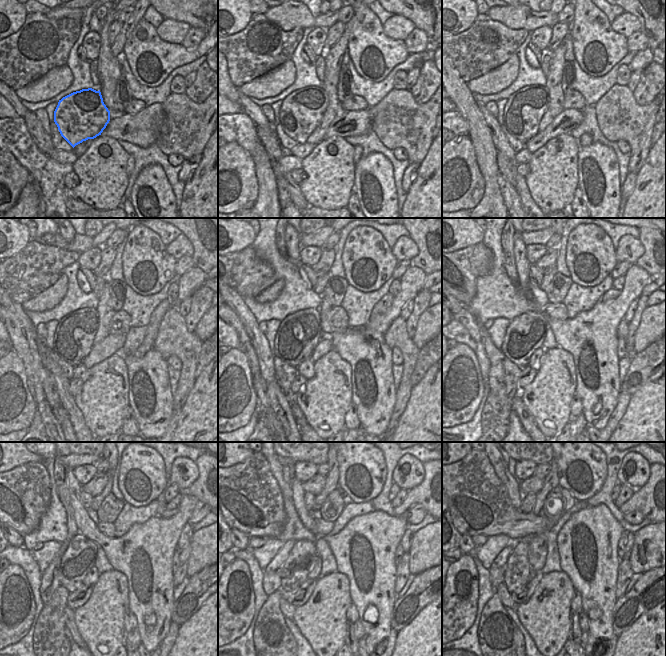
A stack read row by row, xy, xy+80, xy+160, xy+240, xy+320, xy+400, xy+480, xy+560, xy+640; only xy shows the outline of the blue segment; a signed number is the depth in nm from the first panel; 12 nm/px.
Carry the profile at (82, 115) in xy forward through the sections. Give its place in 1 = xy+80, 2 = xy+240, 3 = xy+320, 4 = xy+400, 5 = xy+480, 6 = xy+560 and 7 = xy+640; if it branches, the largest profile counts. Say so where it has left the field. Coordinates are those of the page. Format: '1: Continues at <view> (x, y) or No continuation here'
1: Continues at xy+80 (300, 113)
2: Continues at xy+240 (74, 336)
3: Continues at xy+320 (298, 335)
4: Continues at xy+400 (525, 334)
5: Continues at xy+480 (79, 557)
6: Continues at xy+560 (303, 555)
7: Continues at xy+640 (518, 569).

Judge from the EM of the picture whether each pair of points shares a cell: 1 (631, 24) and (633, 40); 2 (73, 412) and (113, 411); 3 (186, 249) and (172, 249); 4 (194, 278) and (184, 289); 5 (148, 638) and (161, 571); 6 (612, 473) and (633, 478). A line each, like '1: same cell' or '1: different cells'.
1: different cells
2: different cells
3: same cell
4: same cell
5: same cell
6: different cells

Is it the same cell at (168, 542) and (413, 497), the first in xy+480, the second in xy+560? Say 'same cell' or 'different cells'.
different cells

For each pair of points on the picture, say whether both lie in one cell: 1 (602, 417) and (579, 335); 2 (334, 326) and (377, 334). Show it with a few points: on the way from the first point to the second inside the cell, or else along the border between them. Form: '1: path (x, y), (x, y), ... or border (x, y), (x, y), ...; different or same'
1: path (606, 395), (605, 387), (600, 382), (596, 351); same
2: border (348, 326), (344, 330), (330, 335); different

